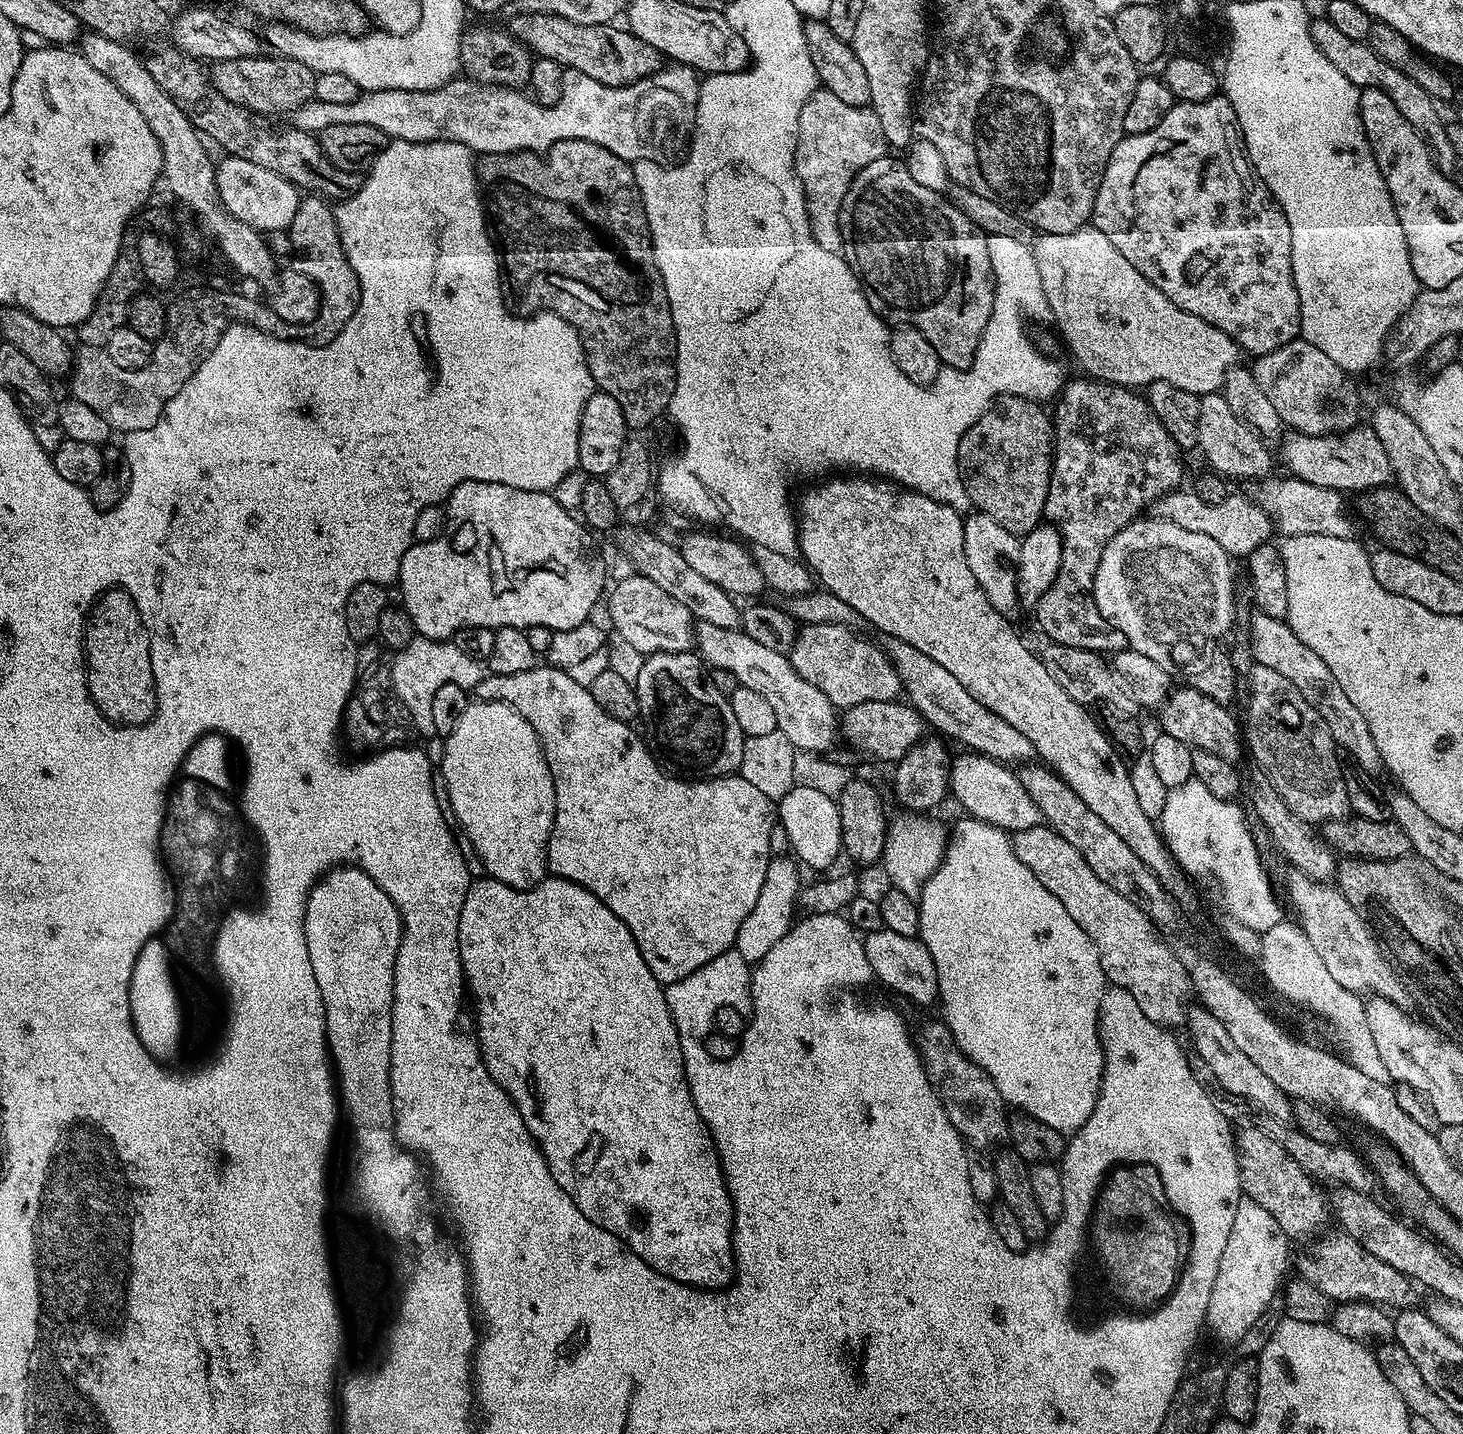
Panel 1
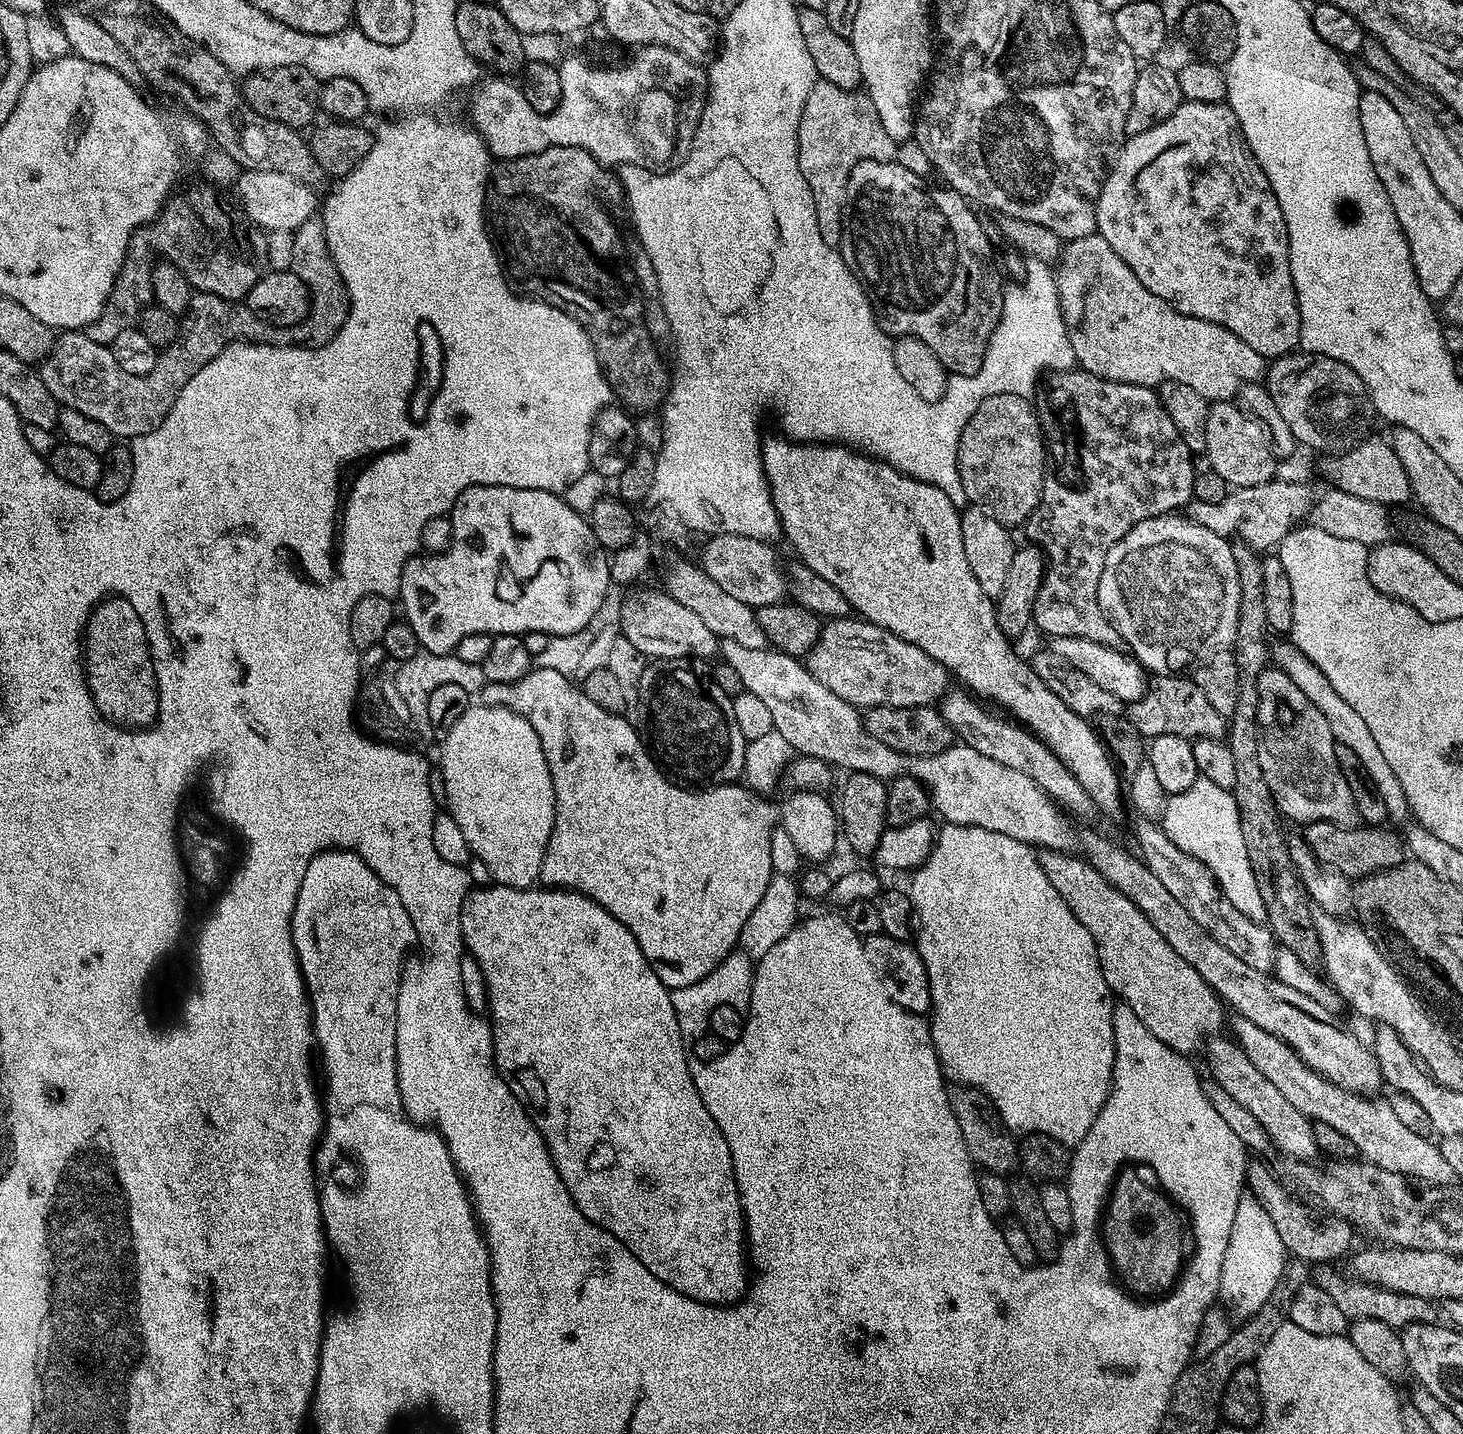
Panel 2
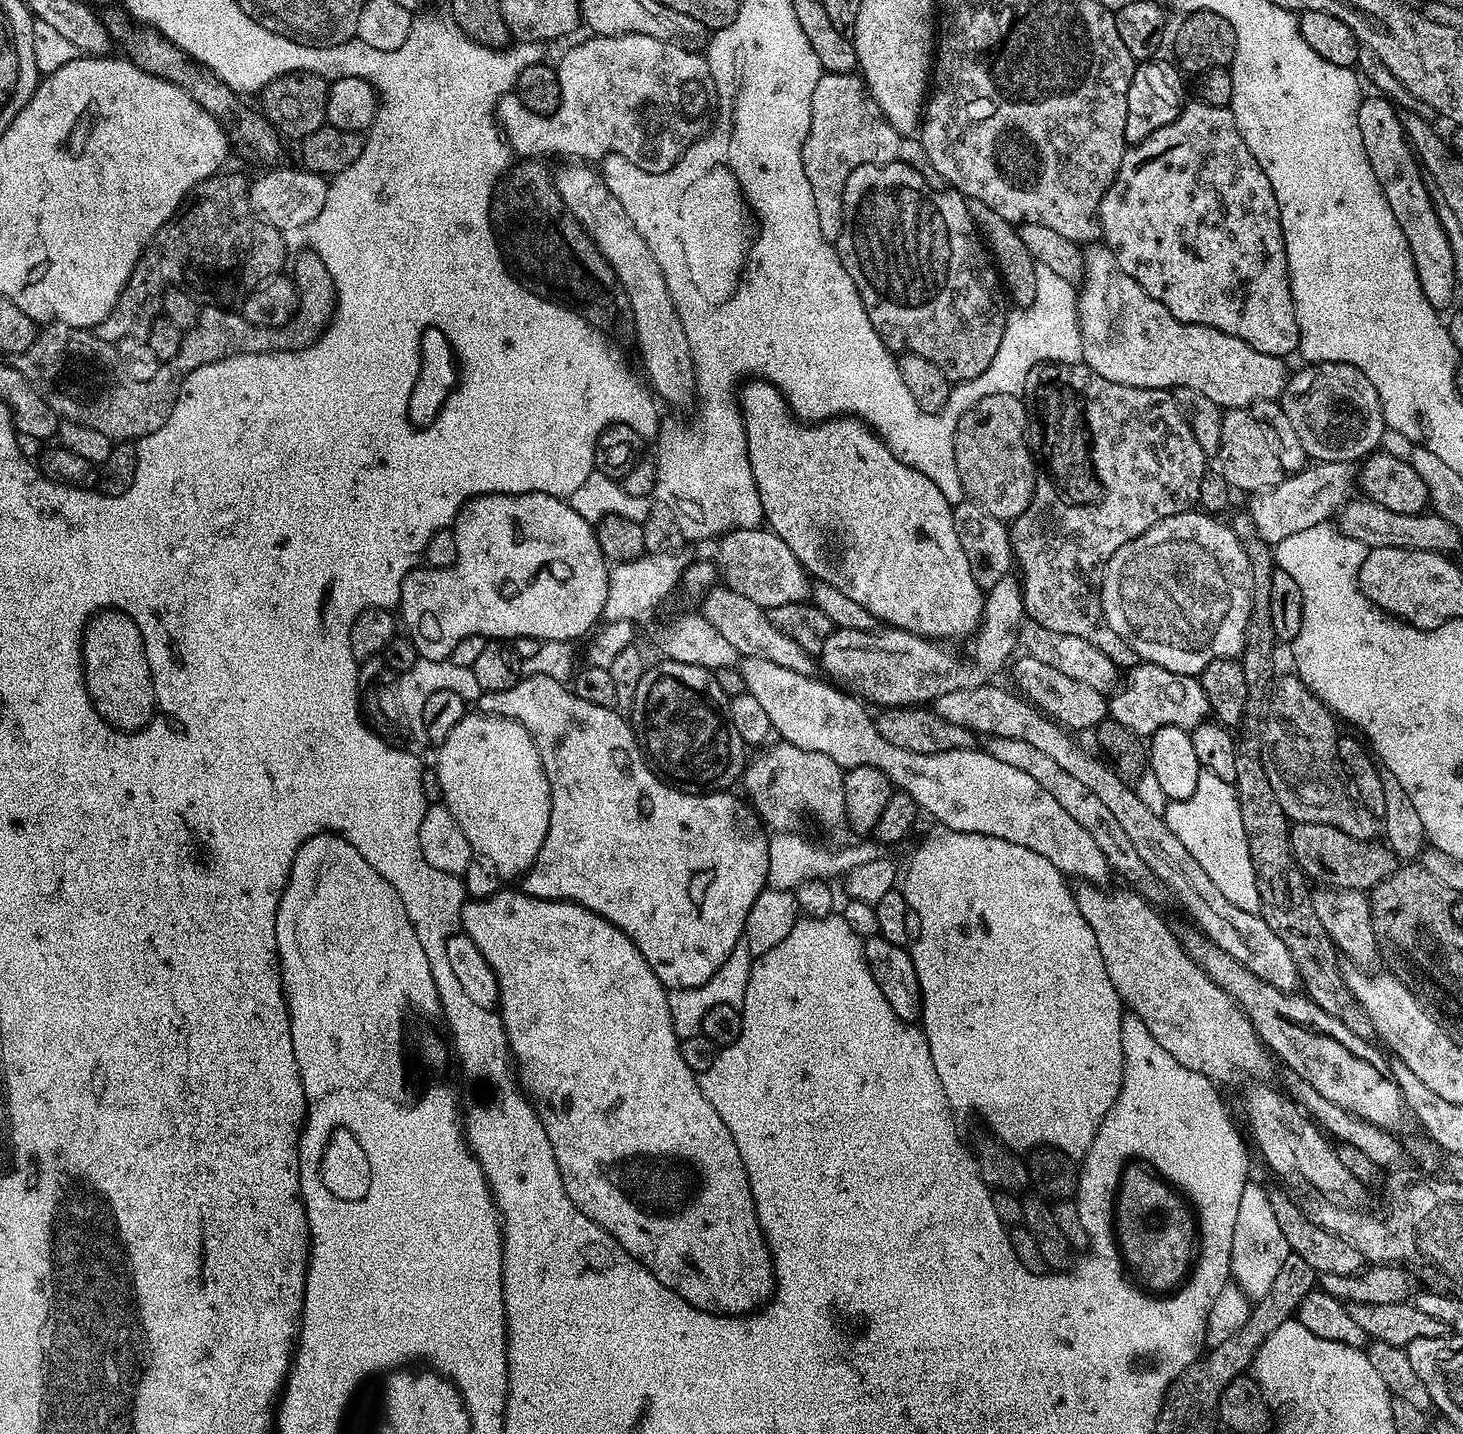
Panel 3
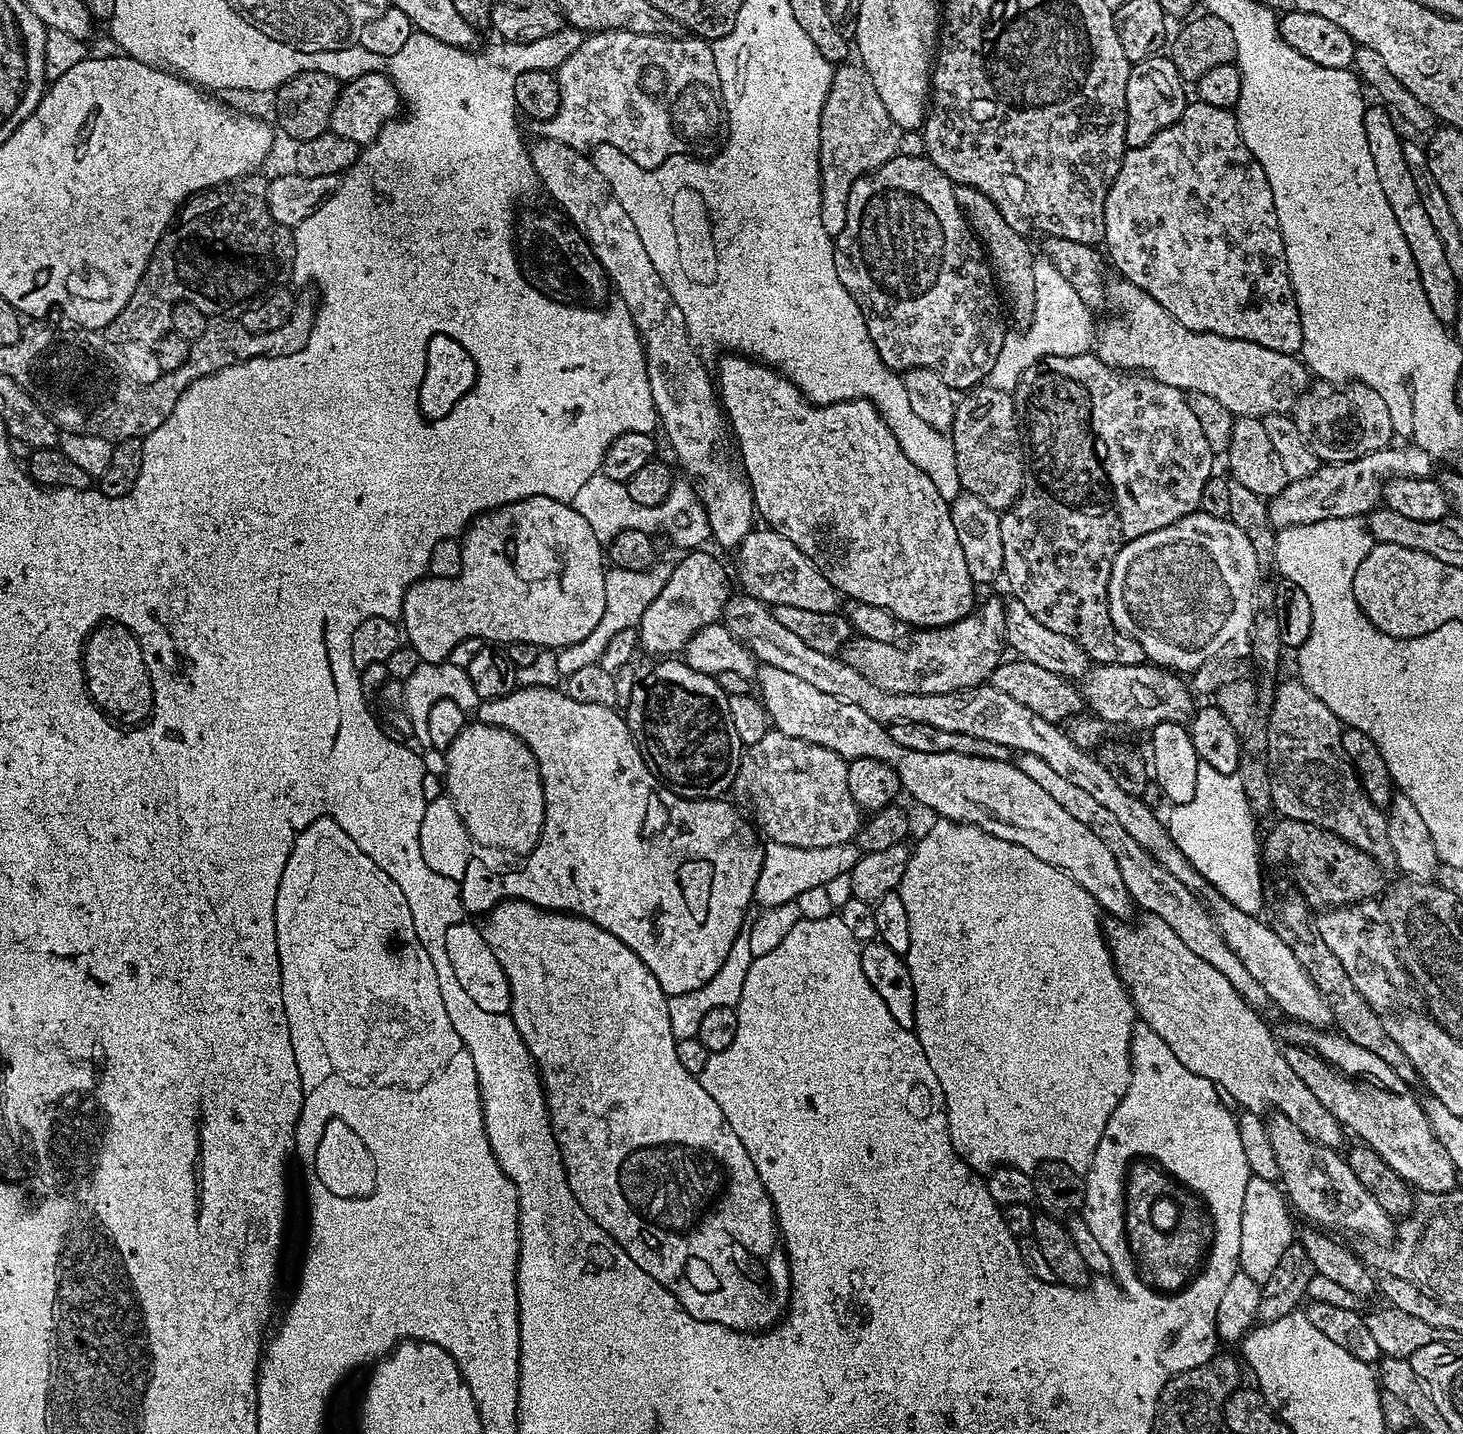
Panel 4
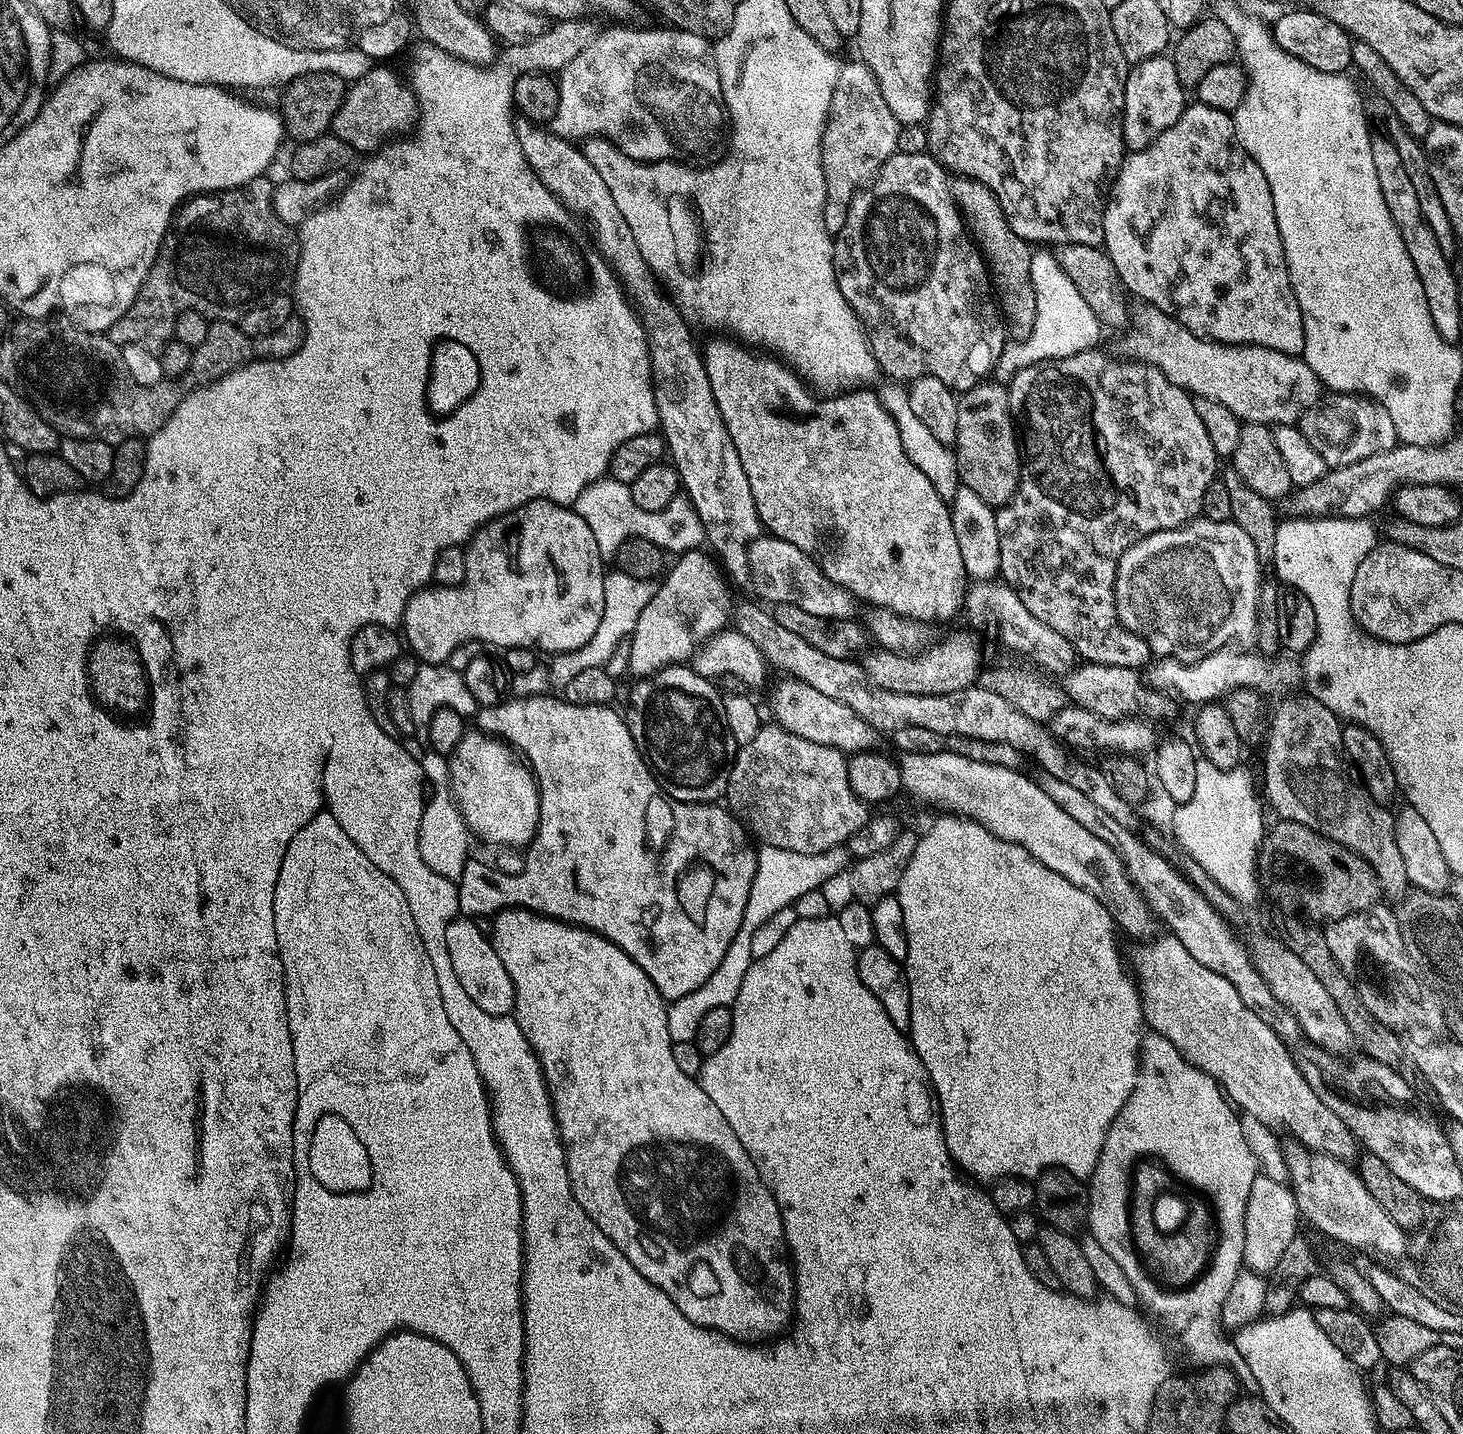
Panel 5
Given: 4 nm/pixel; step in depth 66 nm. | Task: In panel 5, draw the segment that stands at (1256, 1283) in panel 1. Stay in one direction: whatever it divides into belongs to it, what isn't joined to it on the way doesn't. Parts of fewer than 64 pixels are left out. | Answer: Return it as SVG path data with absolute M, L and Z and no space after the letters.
M1257 1174L1250 1186L1250 1202L1246 1202L1246 1250L1244 1263L1247 1271L1271 1274L1278 1266L1278 1258L1298 1235L1296 1223L1302 1217L1296 1205L1296 1196L1287 1183L1274 1182L1273 1179Z

